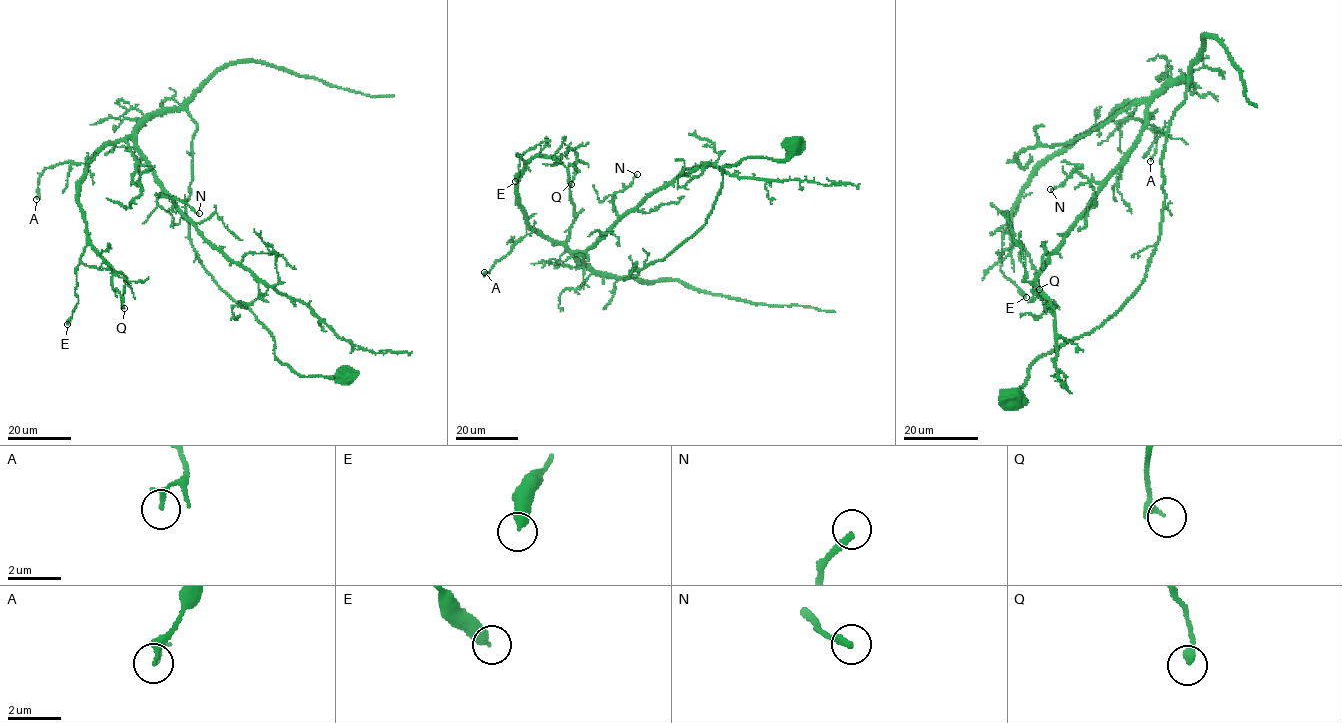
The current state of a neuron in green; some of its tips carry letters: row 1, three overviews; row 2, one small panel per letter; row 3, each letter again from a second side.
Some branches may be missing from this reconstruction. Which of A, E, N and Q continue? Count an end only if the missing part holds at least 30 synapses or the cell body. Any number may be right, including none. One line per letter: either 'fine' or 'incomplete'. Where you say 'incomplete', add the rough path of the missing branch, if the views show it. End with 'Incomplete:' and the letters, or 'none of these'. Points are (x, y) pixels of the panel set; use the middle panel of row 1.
A: fine
E: fine
N: fine
Q: fine
Incomplete: none of these

